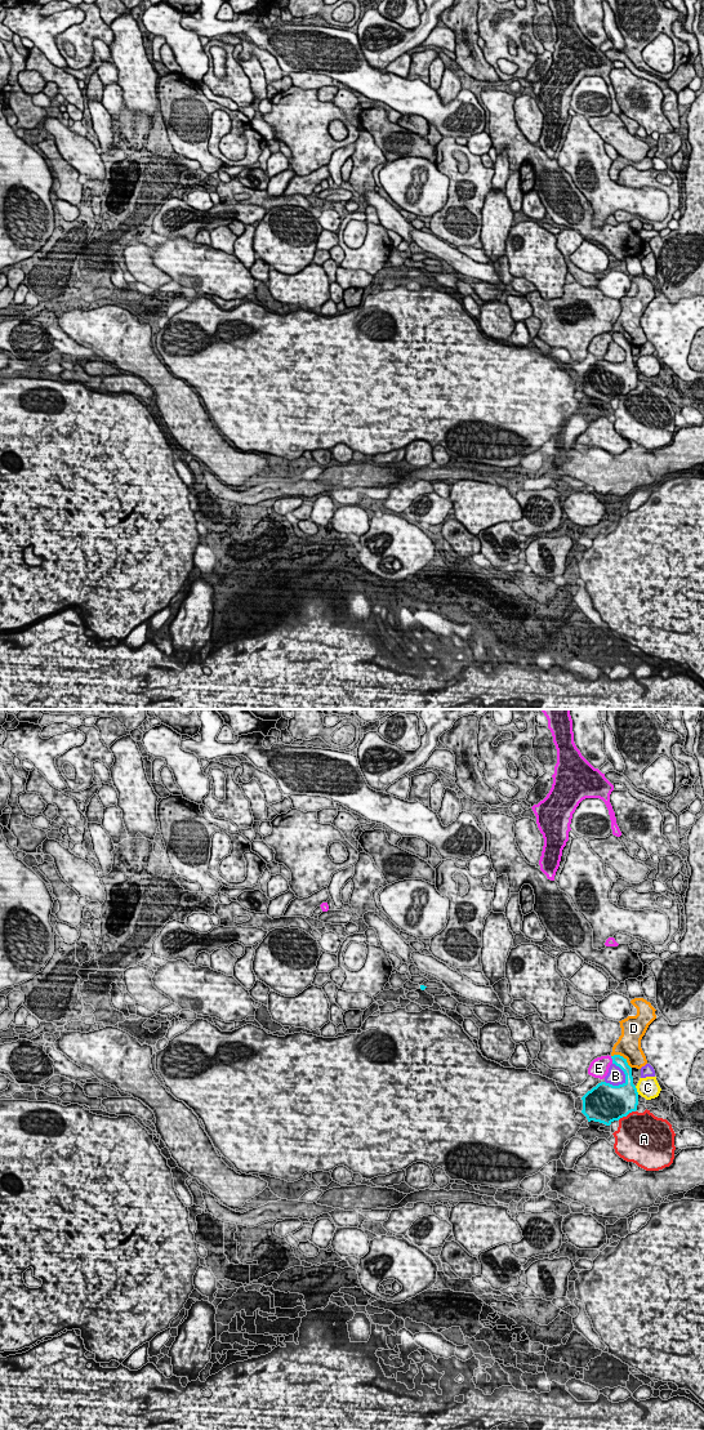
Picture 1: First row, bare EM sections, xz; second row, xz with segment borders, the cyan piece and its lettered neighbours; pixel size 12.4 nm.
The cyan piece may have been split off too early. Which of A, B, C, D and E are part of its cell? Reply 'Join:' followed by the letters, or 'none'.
Join: none

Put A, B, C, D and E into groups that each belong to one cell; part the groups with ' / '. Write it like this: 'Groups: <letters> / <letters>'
Groups: A / B / C / D / E

